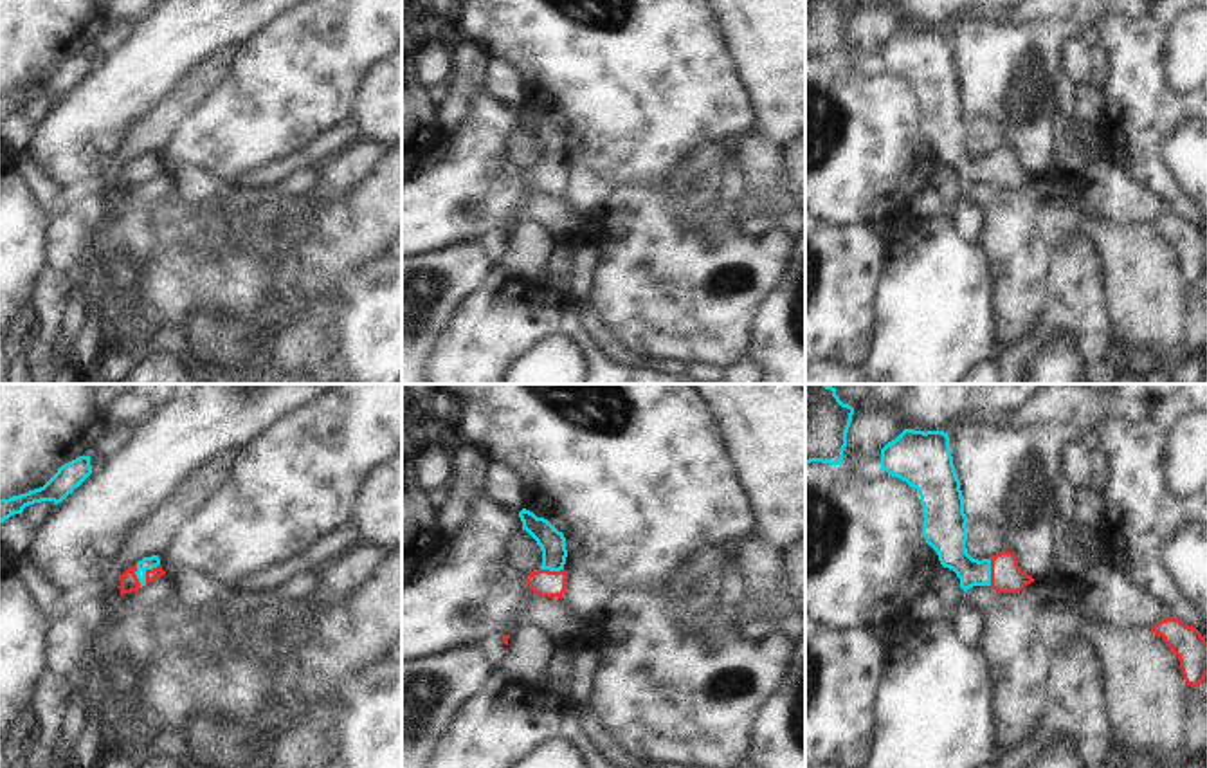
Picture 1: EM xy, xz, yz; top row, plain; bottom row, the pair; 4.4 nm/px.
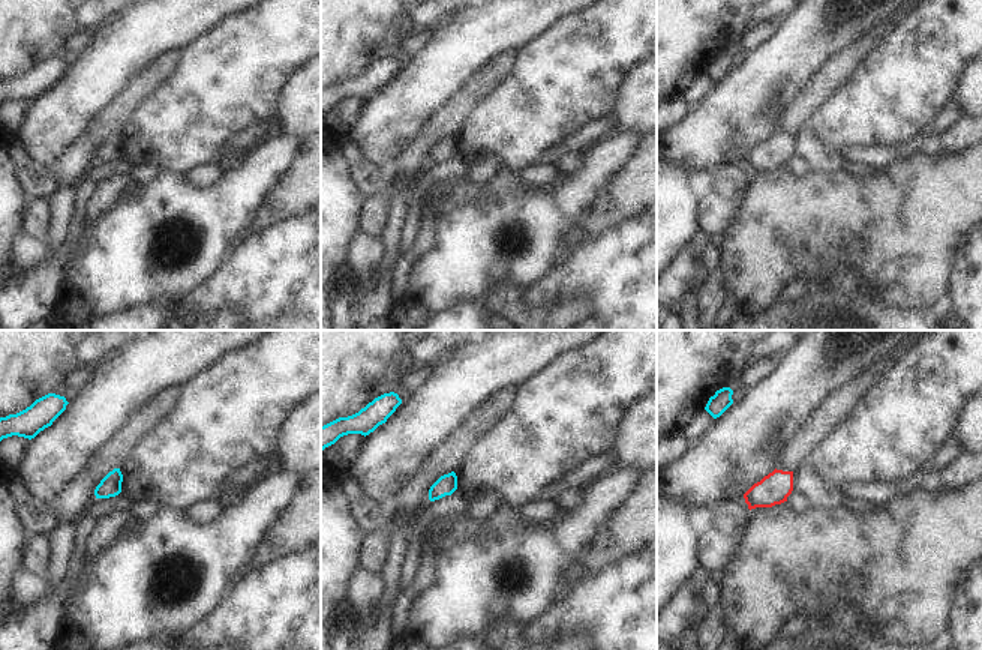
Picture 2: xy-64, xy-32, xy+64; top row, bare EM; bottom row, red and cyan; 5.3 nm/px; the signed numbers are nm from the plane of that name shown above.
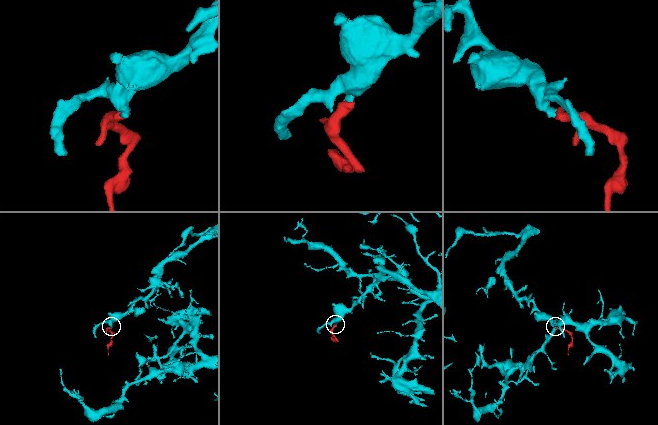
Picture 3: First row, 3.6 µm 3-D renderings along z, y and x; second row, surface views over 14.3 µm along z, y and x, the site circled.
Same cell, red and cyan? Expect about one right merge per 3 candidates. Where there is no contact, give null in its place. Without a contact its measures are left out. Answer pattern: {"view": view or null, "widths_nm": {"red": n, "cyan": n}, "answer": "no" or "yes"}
{"view": "xy", "widths_nm": {"red": 50, "cyan": 60}, "answer": "yes"}

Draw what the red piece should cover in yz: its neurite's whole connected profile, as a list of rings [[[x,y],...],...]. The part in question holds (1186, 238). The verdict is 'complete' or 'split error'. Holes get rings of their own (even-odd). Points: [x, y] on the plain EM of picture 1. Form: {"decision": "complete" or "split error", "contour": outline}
{"decision": "complete", "contour": [[[1175,213],[1158,216],[1151,227],[1178,252],[1185,279],[1198,283],[1207,272],[1207,238],[1202,229]]]}

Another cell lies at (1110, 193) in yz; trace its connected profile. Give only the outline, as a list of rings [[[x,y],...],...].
[[[1099,157],[1083,173],[1084,211],[1115,224],[1151,225],[1158,216],[1173,213],[1173,206],[1146,186],[1133,180],[1108,157]]]

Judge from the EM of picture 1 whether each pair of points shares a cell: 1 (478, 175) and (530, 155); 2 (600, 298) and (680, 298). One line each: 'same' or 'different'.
1: different
2: same

